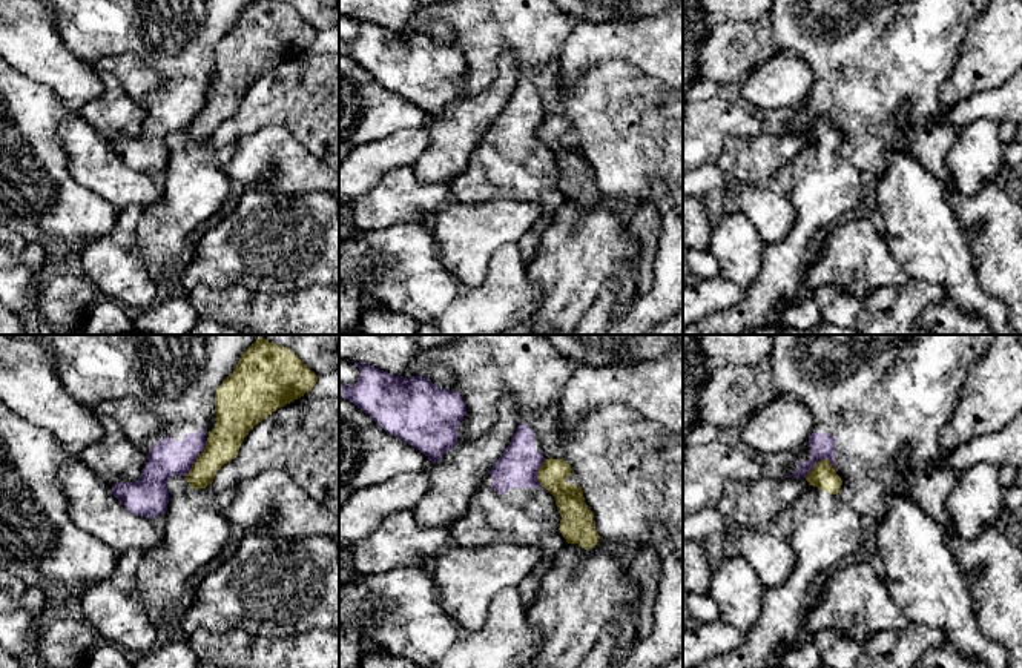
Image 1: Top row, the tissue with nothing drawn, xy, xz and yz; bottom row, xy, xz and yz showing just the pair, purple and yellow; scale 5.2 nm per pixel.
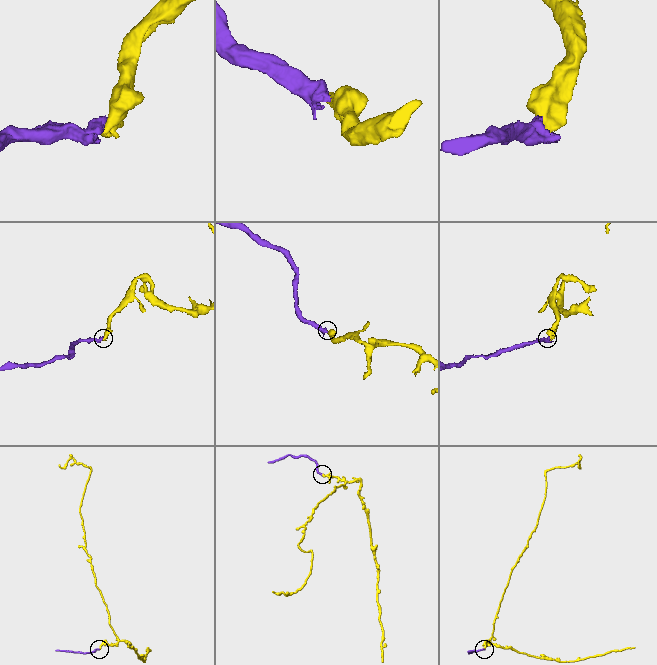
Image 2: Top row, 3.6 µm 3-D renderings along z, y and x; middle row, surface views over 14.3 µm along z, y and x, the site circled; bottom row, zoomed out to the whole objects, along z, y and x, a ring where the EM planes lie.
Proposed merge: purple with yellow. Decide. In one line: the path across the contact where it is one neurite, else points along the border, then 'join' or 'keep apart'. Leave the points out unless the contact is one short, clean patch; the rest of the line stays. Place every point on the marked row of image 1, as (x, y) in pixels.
border yz (834, 467), (826, 458), (821, 458), (804, 476); keep apart

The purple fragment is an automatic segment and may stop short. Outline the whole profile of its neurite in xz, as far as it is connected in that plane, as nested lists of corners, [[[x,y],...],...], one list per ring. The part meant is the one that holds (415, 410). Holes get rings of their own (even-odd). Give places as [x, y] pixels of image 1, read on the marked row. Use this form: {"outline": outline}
{"outline": [[[365,362],[354,364],[359,369],[358,382],[339,385],[339,398],[351,401],[370,415],[381,428],[416,447],[430,462],[442,461],[443,455],[454,448],[459,424],[466,413],[466,405],[457,390],[439,389],[424,375],[407,379]]]}

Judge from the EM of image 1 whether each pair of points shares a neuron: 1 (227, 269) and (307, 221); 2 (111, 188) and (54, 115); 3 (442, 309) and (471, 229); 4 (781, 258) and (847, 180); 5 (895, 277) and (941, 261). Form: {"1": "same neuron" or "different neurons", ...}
{"1": "same neuron", "2": "same neuron", "3": "different neurons", "4": "same neuron", "5": "different neurons"}

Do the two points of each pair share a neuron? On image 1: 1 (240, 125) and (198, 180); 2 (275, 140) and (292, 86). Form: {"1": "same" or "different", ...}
{"1": "different", "2": "different"}

